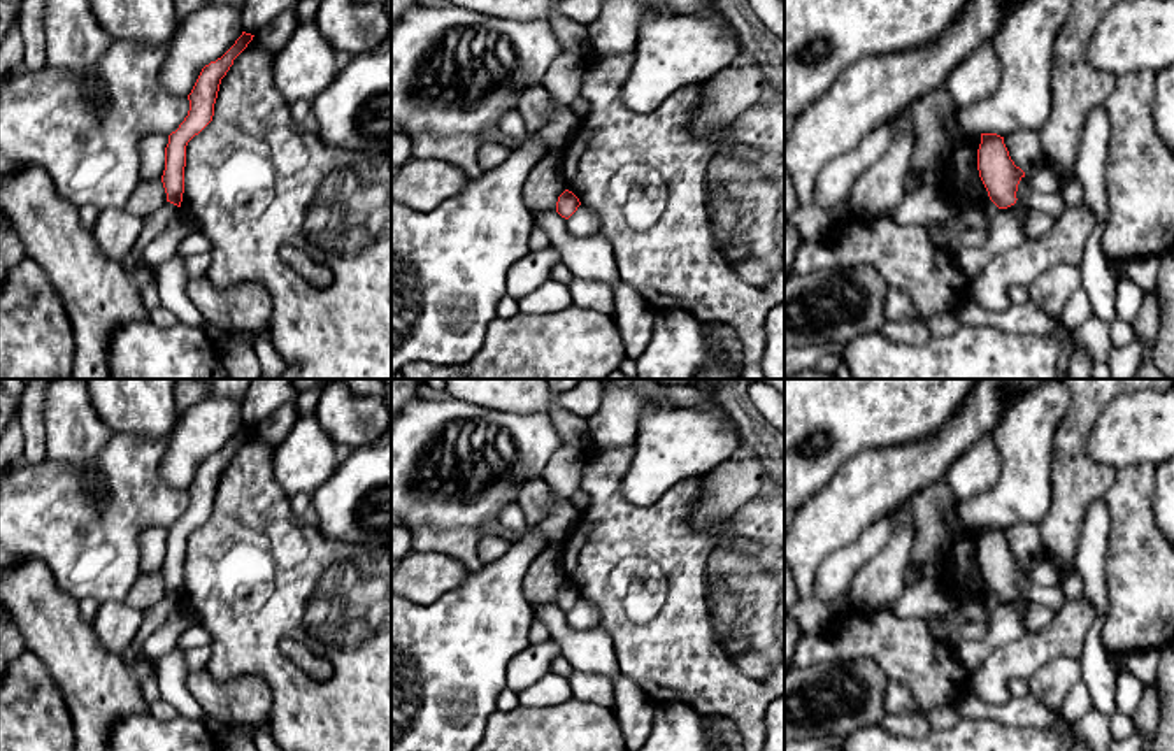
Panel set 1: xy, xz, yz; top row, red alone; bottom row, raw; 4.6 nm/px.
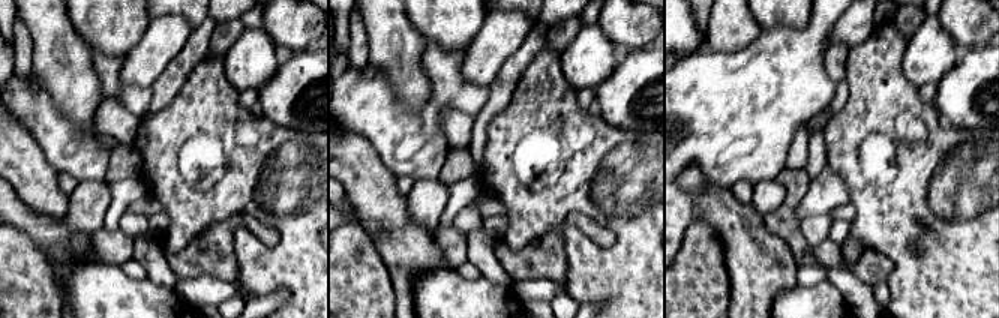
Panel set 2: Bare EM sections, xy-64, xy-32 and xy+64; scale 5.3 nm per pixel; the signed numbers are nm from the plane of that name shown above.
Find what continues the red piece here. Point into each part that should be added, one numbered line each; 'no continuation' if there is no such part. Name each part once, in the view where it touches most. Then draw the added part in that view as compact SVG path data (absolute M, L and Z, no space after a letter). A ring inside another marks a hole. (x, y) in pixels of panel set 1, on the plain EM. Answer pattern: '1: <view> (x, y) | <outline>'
no continuation

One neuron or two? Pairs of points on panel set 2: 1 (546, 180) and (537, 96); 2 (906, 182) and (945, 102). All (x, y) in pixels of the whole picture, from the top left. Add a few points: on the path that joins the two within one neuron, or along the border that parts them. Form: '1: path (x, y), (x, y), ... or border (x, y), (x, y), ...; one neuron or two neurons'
1: path (543, 159), (543, 117); one neuron
2: border (933, 102), (938, 116), (954, 128); two neurons

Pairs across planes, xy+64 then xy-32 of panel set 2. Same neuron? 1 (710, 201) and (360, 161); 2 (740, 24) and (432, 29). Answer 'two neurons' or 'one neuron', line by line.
1: one neuron
2: two neurons

